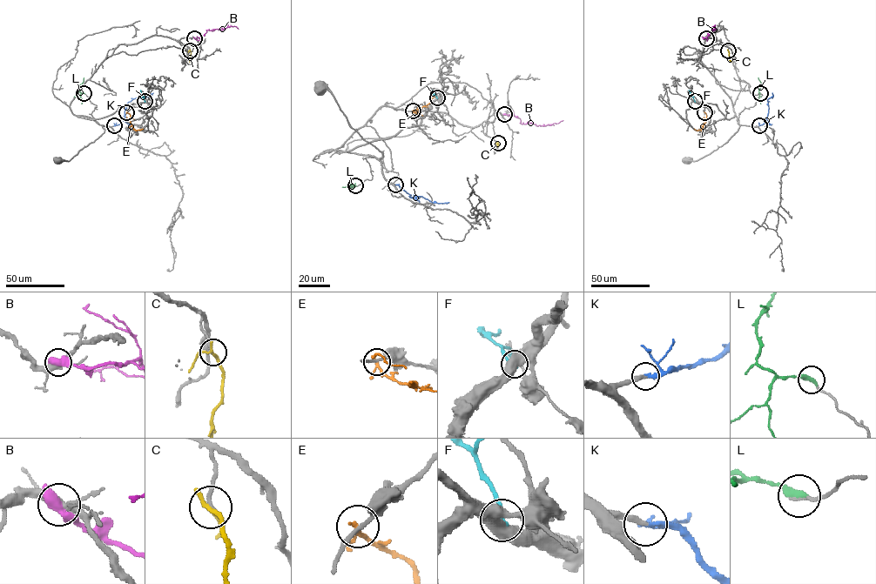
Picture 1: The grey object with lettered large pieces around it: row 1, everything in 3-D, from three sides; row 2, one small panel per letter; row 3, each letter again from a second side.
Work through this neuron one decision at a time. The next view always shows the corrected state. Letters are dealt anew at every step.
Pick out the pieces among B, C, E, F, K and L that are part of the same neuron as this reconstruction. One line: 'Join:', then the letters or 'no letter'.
Join: K, L

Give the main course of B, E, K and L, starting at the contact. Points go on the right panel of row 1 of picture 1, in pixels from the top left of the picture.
B: (706, 38), (707, 41), (709, 33), (715, 29), (713, 26), (711, 29)
E: (704, 111), (706, 115), (703, 127), (694, 130)
K: (759, 125), (766, 119), (767, 99), (772, 97), (772, 93), (773, 96)
L: (760, 93), (761, 83), (758, 77)

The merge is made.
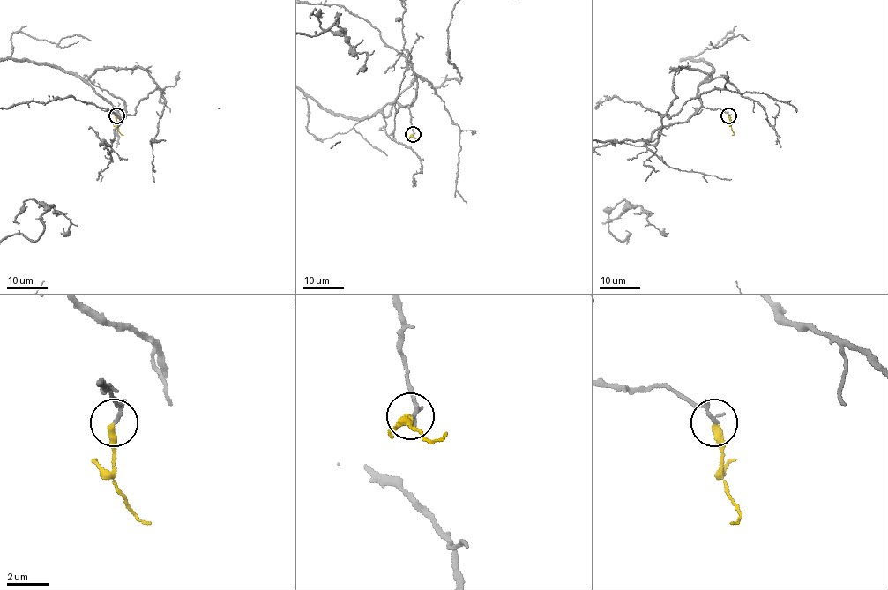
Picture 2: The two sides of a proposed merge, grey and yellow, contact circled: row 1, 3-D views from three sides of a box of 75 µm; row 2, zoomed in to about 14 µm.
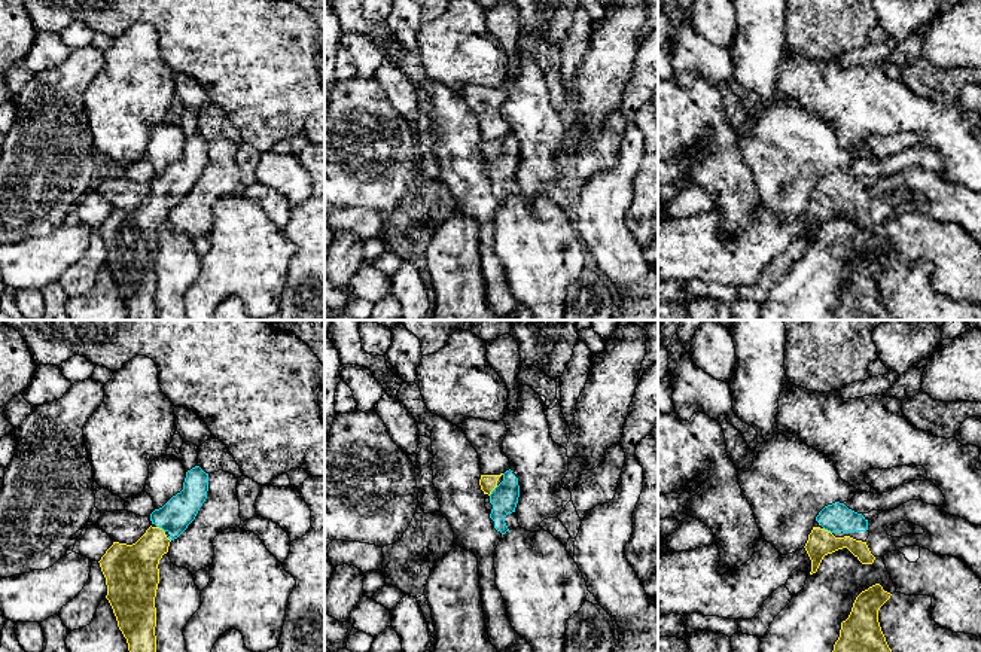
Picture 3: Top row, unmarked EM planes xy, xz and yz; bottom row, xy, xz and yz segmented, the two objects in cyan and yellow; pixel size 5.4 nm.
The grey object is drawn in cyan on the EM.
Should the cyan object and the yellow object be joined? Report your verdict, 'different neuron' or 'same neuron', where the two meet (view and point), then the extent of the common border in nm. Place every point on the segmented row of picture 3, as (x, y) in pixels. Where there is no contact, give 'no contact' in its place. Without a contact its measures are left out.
same neuron; contact xz (493, 490); length 80 nm

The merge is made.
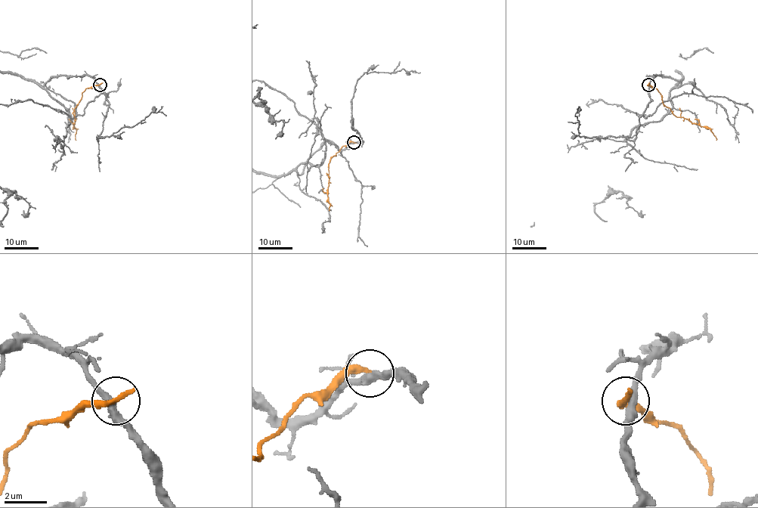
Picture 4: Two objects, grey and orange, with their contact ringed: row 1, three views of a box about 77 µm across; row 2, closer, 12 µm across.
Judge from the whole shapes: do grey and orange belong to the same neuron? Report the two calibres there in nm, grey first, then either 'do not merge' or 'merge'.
360/360 nm | do not merge

